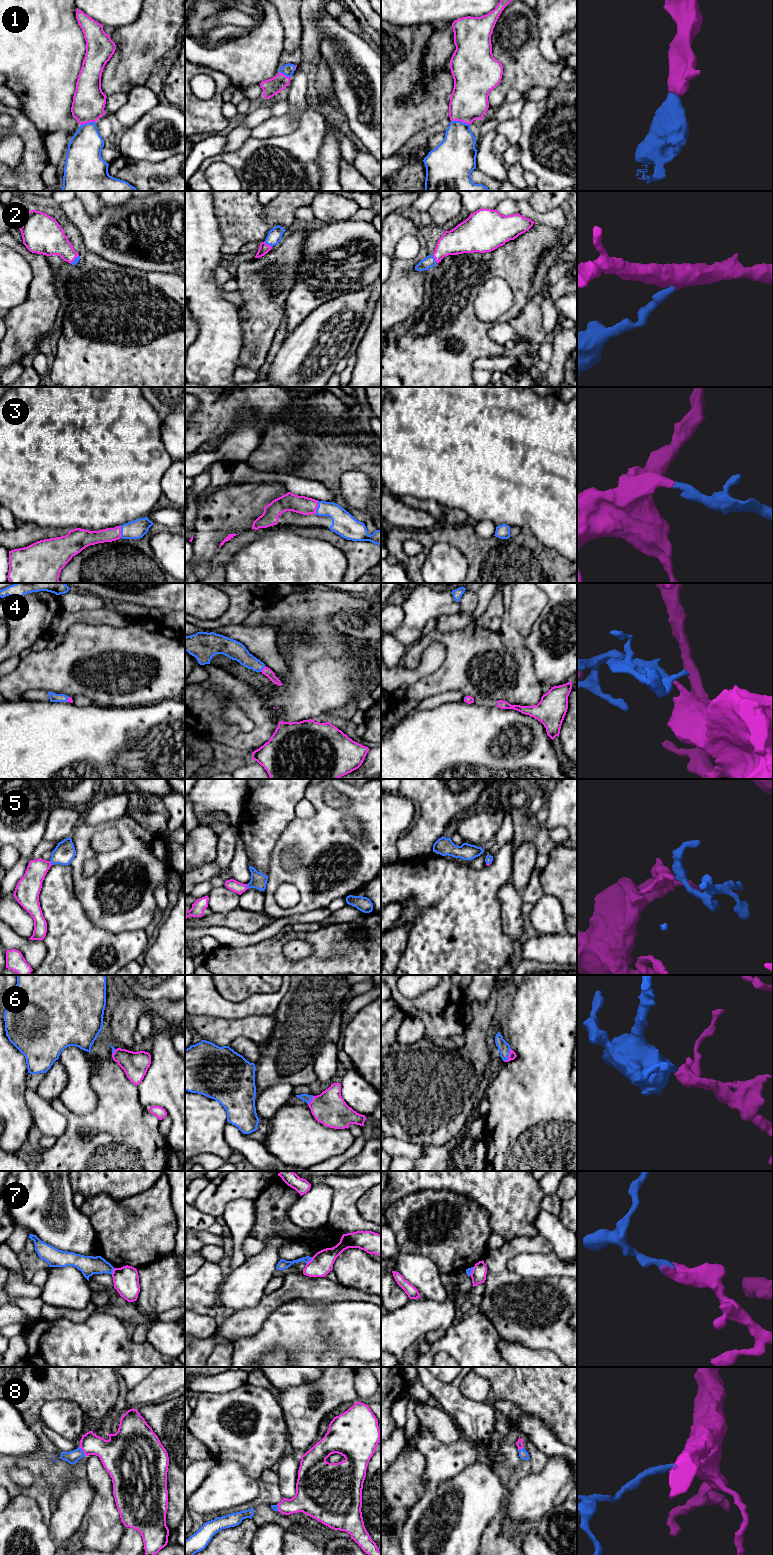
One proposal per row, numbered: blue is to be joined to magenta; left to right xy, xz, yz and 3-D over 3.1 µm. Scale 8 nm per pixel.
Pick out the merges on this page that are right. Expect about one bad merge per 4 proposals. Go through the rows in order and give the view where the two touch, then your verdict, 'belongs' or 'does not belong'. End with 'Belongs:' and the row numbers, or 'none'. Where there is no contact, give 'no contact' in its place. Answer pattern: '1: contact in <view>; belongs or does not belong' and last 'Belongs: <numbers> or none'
1: contact in yz; belongs
2: contact in xz; belongs
3: contact in xz; belongs
4: contact in xz; belongs
5: contact in xz; belongs
6: contact in yz; belongs
7: contact in xz; does not belong
8: contact in xy; belongs
Belongs: 1, 2, 3, 4, 5, 6, 8

